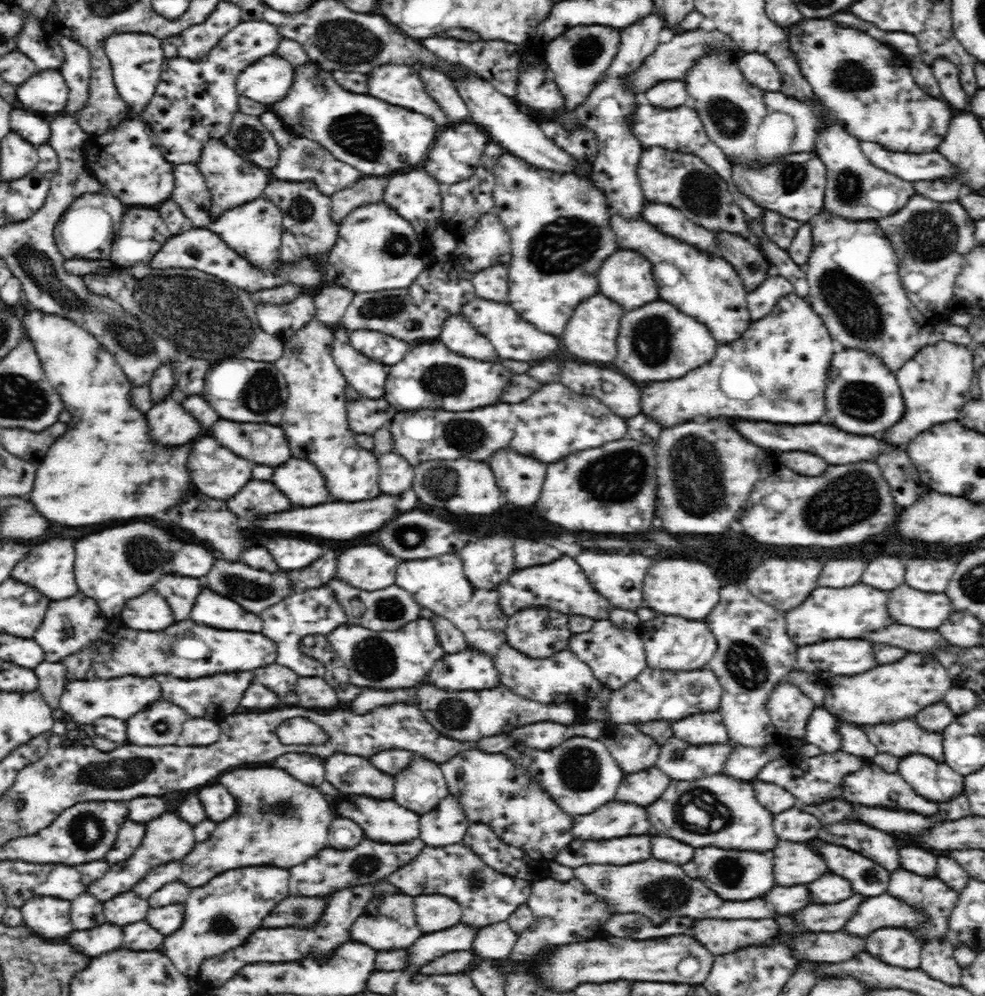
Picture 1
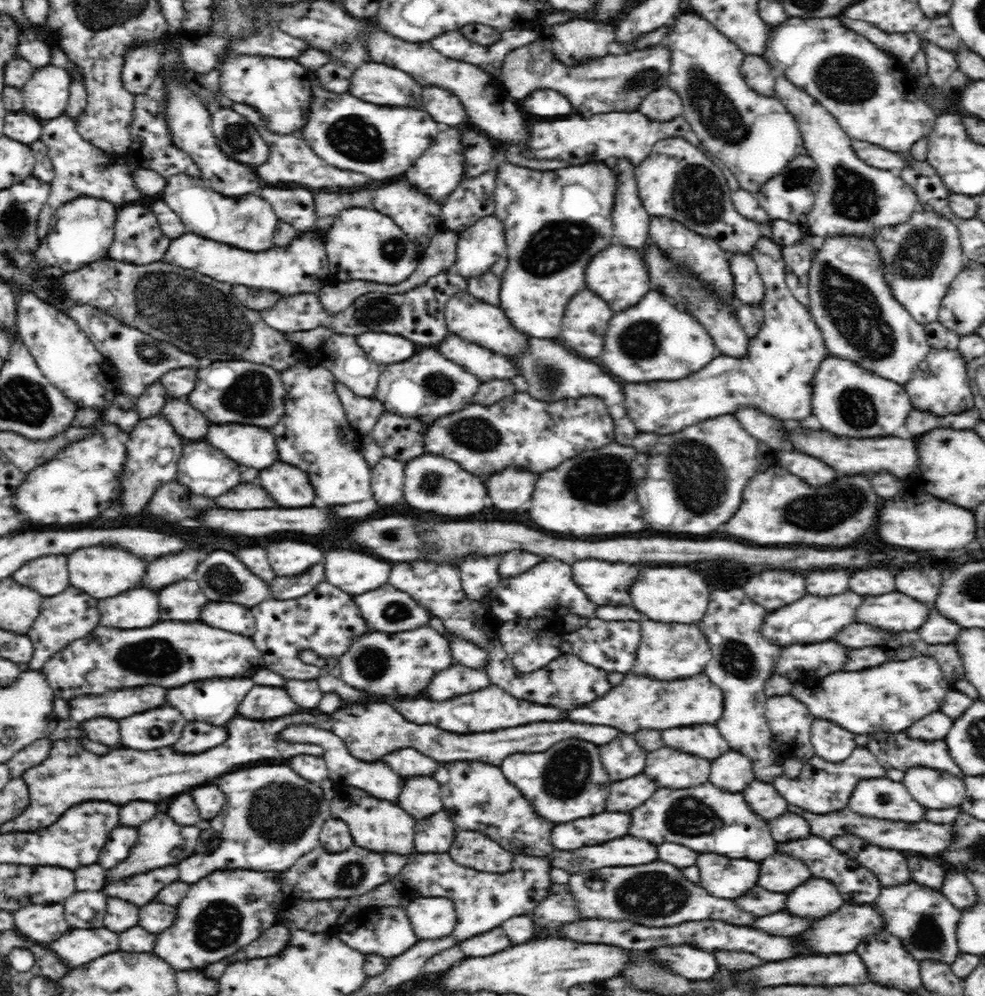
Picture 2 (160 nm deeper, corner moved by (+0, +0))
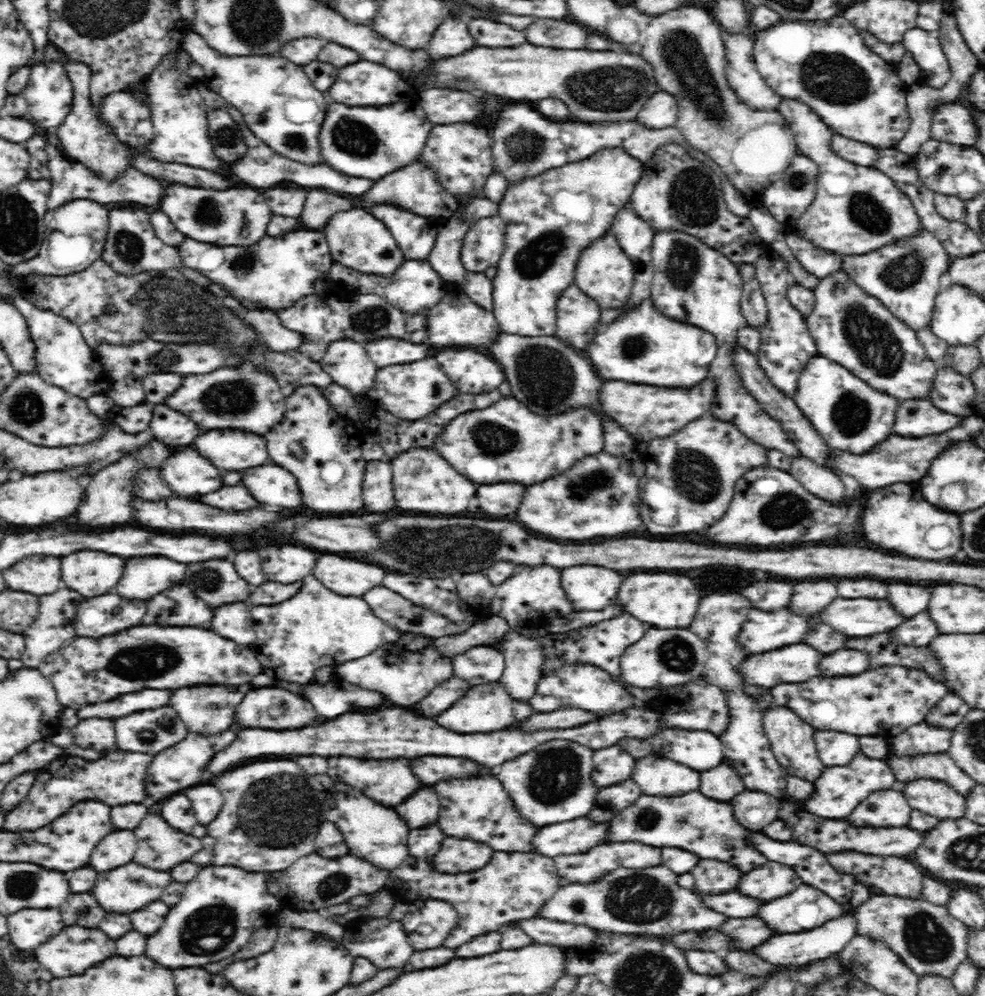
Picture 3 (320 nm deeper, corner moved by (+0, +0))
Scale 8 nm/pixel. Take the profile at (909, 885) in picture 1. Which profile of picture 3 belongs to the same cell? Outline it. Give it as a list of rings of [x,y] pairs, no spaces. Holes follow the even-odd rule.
[[[871,895],[864,904],[852,910],[852,917],[856,923],[856,935],[884,943],[918,977],[942,975],[952,978],[958,965],[969,958],[968,927],[954,918],[946,907],[932,905],[923,898]]]

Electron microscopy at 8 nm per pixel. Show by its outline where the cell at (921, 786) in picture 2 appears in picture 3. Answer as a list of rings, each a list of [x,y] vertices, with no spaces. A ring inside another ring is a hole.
[[[914,779],[904,786],[906,801],[919,812],[926,812],[938,816],[940,821],[948,818],[962,818],[966,800],[957,790],[950,785],[939,782],[938,779]]]

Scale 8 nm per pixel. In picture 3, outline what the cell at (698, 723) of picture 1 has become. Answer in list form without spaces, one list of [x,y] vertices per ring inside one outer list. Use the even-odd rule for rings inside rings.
[[[667,728],[651,738],[652,754],[696,769],[700,774],[723,761],[721,739],[710,731]]]

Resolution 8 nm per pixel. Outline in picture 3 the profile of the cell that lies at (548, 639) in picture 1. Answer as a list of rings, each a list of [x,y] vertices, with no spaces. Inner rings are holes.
[[[512,628],[506,634],[506,670],[502,676],[502,684],[506,686],[506,690],[510,690],[510,694],[514,694],[514,698],[522,698],[522,702],[528,702],[530,694],[534,694],[534,686],[538,686],[544,660],[542,652],[545,650],[538,645],[538,640],[518,636]]]

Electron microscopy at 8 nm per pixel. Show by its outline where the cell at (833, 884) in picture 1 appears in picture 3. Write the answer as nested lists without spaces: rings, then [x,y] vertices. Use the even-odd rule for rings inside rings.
[[[802,884],[792,894],[784,896],[784,898],[776,898],[776,900],[764,904],[760,908],[760,912],[756,912],[756,918],[762,918],[766,922],[766,926],[770,926],[774,930],[774,934],[778,935],[799,933],[821,927],[829,920],[836,920],[844,914],[846,912],[841,903],[834,901],[824,891]]]

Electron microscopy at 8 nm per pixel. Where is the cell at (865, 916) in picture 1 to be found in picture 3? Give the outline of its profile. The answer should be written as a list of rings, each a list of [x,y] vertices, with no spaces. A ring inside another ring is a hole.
[[[850,912],[836,920],[829,920],[821,927],[799,933],[780,934],[780,936],[775,934],[770,940],[760,942],[752,951],[762,960],[778,967],[800,967],[812,962],[812,960],[828,958],[832,954],[838,955],[838,952],[846,946],[846,942],[850,942],[852,936],[856,936],[856,923],[854,923],[854,917],[852,917],[852,912]]]

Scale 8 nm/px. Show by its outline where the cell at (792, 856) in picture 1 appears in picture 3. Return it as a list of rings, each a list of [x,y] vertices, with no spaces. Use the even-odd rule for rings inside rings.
[[[766,862],[762,868],[756,868],[742,876],[738,892],[768,902],[790,894],[790,890],[796,890],[800,884],[802,880],[792,868],[780,862]]]

